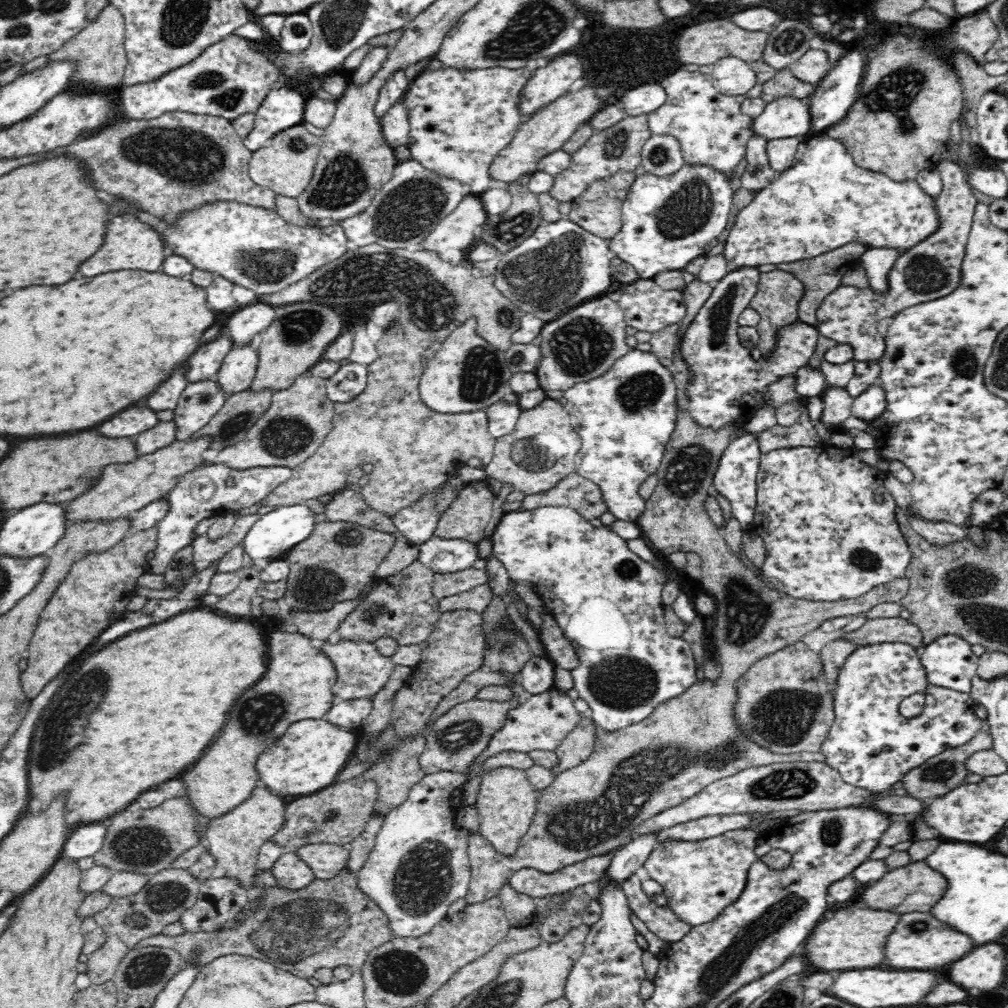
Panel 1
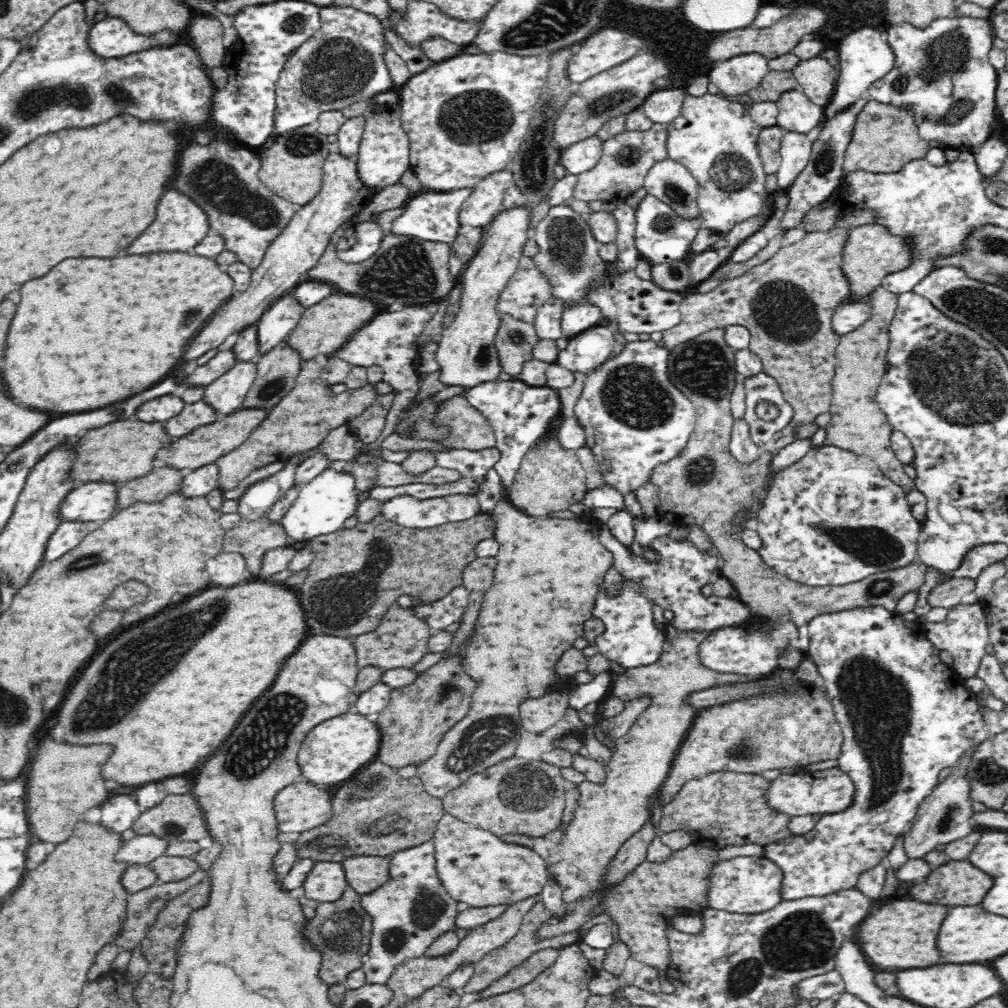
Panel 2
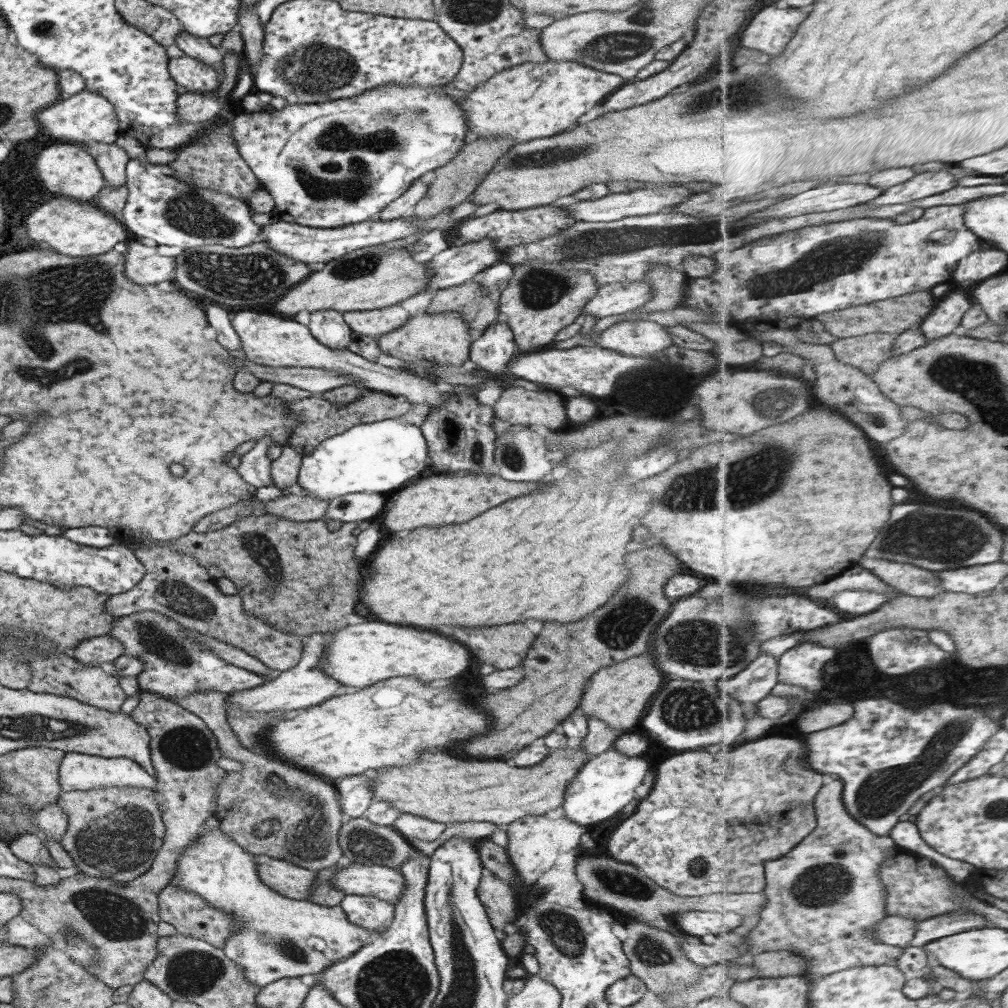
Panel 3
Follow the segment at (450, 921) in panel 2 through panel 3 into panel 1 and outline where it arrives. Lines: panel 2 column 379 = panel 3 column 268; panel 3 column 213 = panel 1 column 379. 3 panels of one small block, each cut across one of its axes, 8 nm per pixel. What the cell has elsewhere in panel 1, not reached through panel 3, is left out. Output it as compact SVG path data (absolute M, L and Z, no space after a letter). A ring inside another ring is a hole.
M440 772L426 775L410 789L408 799L402 805L383 816L374 846L369 850L358 873L358 888L382 909L388 917L389 929L395 938L420 938L428 934L449 915L450 904L467 895L471 864L467 855L470 831L463 825L465 806L462 801L463 787L468 775Z

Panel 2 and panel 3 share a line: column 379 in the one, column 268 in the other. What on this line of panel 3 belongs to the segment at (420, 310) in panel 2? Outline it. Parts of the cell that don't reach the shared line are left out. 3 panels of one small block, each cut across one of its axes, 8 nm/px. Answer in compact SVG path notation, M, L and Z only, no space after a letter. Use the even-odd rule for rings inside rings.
M237 312L230 320L231 327L240 339L242 350L248 361L257 365L273 368L299 367L333 370L339 376L349 376L359 382L359 386L372 392L379 392L397 398L403 398L409 405L426 404L430 410L437 409L454 396L457 385L439 384L435 381L407 373L403 369L391 369L381 364L361 358L349 350L331 350L319 344L310 336L306 326L298 324L292 318L285 318L271 312Z

